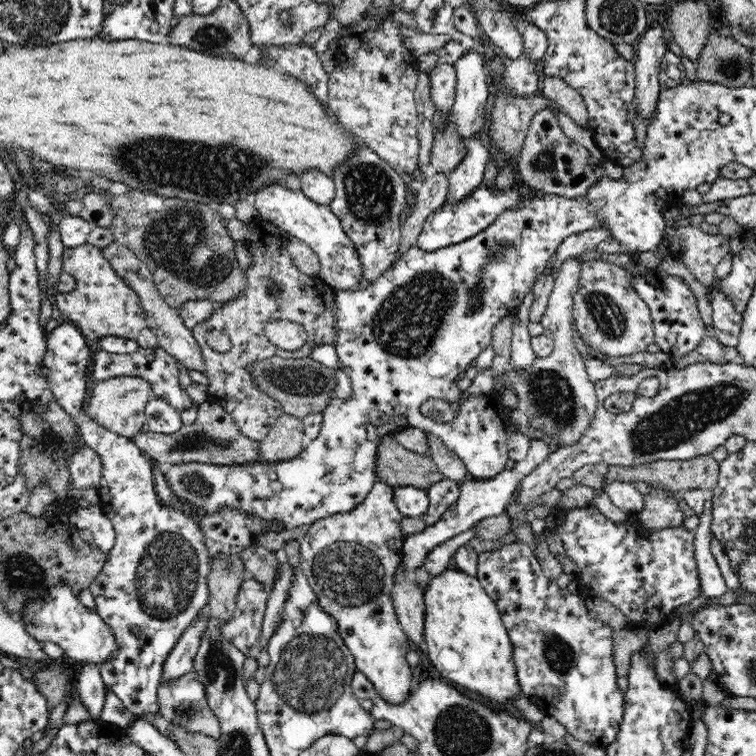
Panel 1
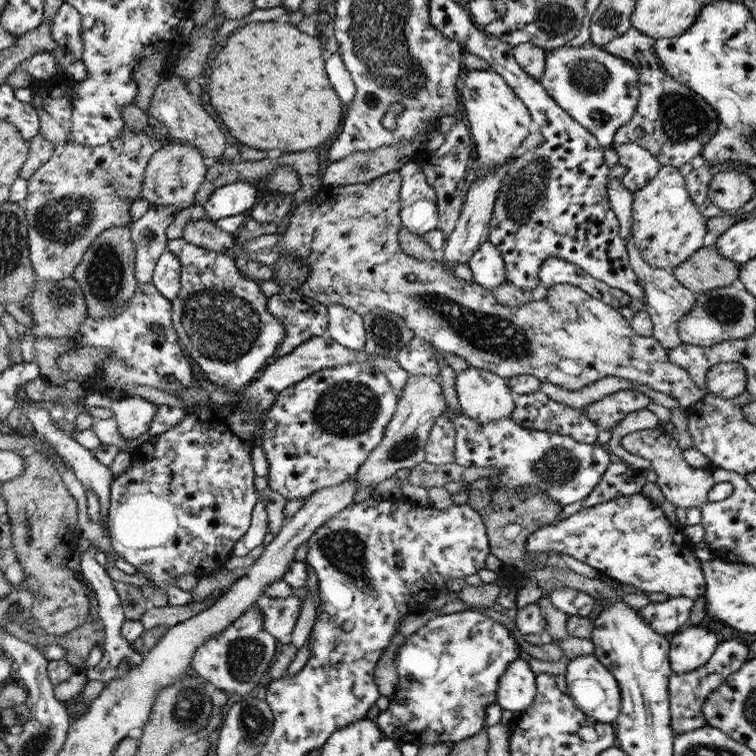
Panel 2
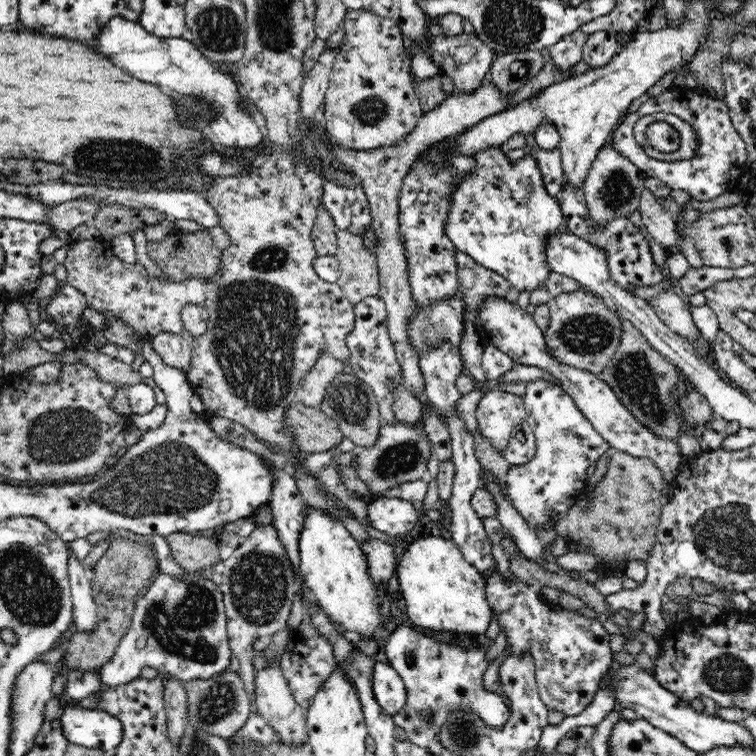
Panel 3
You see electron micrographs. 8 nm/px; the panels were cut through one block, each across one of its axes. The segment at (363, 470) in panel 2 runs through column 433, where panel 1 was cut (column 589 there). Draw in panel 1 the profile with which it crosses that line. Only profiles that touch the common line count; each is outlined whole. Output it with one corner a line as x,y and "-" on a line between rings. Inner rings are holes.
570,256
562,262
546,312
540,318
543,333
554,341
553,351
547,357
532,361
525,369
516,371
511,368
501,378
499,390
494,388
494,395
497,397
500,397
505,389
513,390
517,394
517,409
526,416
530,427
549,436
547,441
553,448
578,442
591,426
598,406
595,383
587,373
585,361
580,357
572,335
573,297
578,292
583,262
579,256

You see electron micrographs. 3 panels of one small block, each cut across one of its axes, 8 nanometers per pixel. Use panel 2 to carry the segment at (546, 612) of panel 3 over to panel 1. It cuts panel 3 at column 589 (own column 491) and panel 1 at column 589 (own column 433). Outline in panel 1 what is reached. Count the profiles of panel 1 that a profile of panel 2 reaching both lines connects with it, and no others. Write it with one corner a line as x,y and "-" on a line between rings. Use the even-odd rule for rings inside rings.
514,540
499,550
478,554
476,577
496,603
508,630
522,693
545,715
553,716
562,723
574,738
603,749
612,744
623,720
625,704
624,692
620,691
616,681
618,676
612,647
612,634
615,631
612,626
588,617
589,608
583,596
572,595
567,589
560,589
556,581
546,578
540,561
526,542

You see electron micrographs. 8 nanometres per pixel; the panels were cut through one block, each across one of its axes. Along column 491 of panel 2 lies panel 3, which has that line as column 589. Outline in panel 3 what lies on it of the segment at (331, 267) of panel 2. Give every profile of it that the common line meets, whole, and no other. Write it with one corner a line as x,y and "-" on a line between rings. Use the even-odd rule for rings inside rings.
580,289
559,294
556,298
550,299
547,305
550,307
550,324
548,330
544,332
544,340
550,354
560,363
586,369
599,376
613,359
621,343
622,323
618,312
602,297

